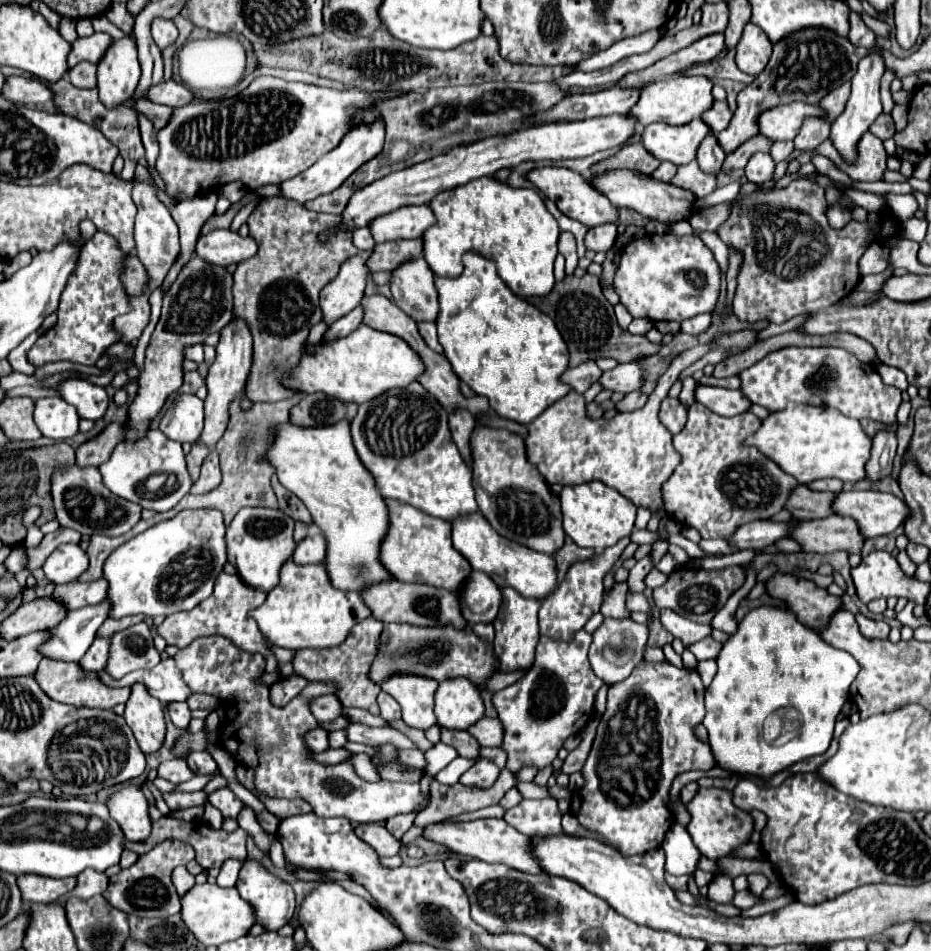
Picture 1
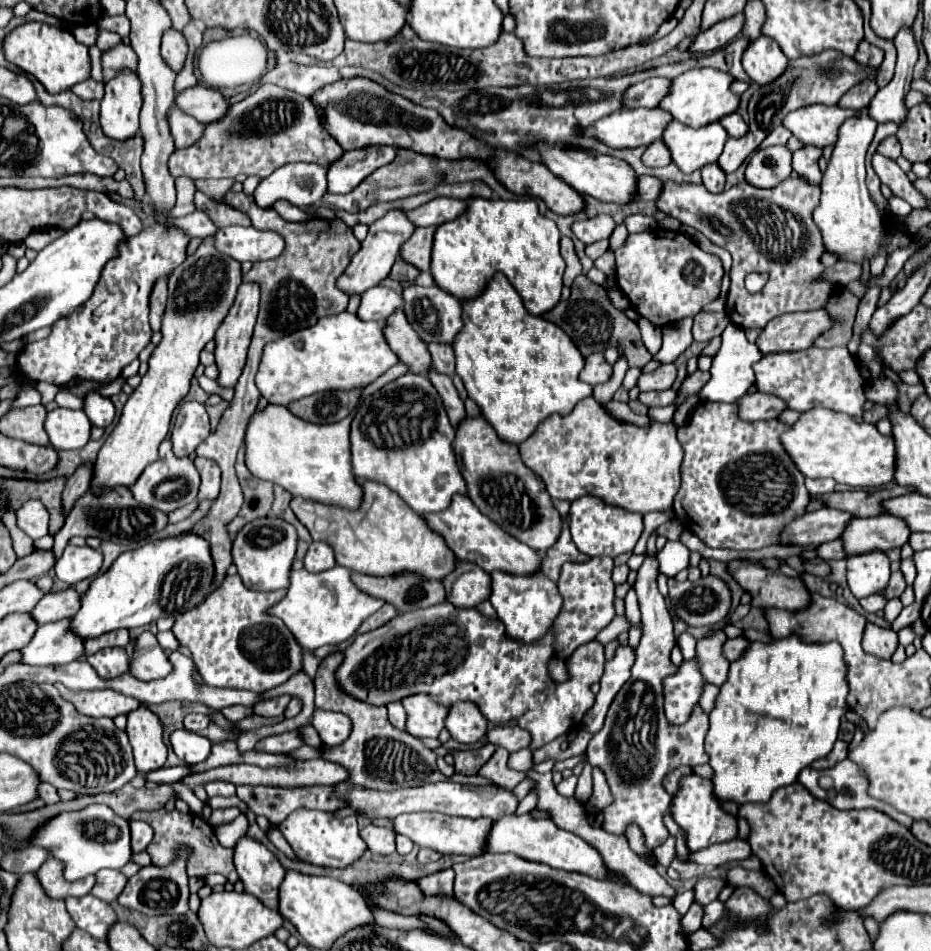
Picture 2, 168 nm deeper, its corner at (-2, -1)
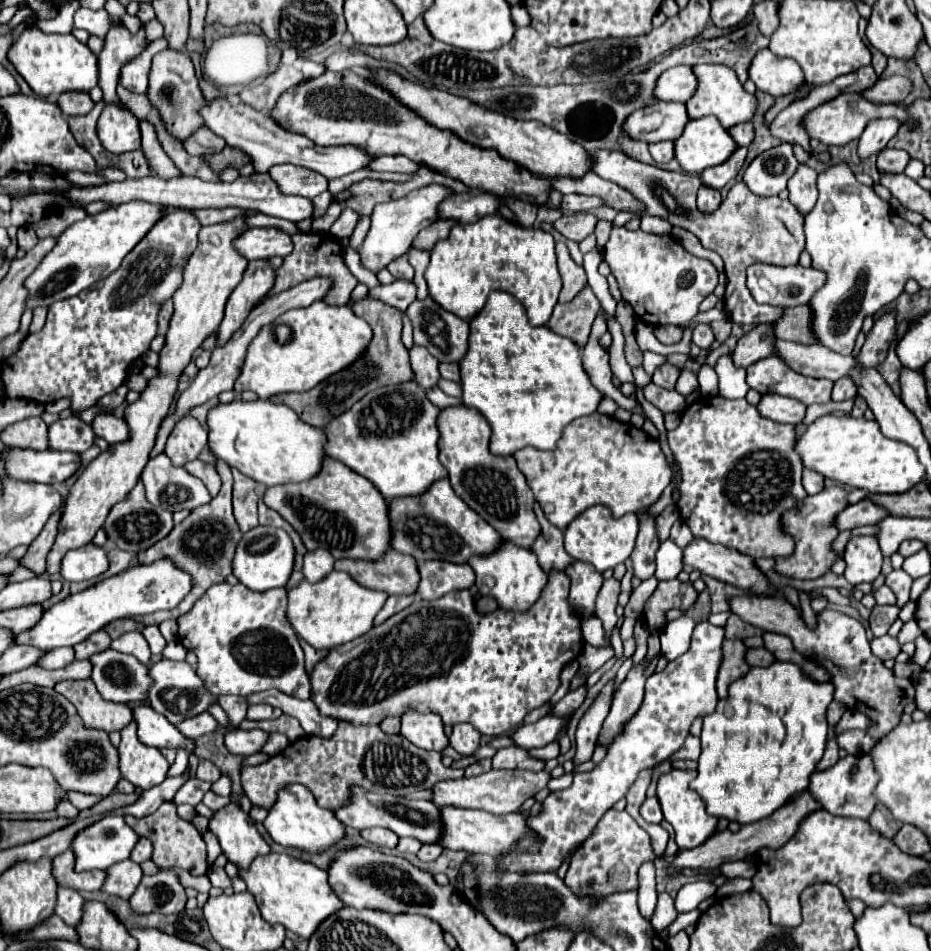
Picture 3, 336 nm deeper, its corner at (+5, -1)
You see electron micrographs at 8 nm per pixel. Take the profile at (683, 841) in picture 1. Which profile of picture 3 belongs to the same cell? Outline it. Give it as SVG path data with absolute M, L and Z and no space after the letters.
M648 798L644 804L642 804L642 810L640 810L642 818L646 822L654 822L654 824L660 824L662 822L662 810L660 810L660 802L656 798Z

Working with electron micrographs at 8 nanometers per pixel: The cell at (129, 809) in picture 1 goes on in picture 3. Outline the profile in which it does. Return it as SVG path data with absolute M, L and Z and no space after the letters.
M140 836L140 840L136 842L136 846L134 846L134 850L132 850L132 854L130 854L130 860L134 860L134 862L144 862L144 860L148 860L150 858L150 854L152 854L152 842L148 840L148 838L144 838L144 836Z

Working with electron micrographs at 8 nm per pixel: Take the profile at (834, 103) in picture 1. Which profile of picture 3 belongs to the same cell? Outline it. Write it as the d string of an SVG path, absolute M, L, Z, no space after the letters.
M890 76L890 78L878 78L876 84L862 92L862 98L868 98L872 104L882 102L902 102L904 96L910 90L910 80L904 76Z

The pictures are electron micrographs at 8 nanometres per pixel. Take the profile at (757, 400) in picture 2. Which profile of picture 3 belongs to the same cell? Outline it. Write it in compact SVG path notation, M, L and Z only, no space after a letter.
M766 394L760 398L756 410L760 416L770 418L774 422L788 422L788 424L800 424L806 412L806 406L794 398L778 396L778 394Z

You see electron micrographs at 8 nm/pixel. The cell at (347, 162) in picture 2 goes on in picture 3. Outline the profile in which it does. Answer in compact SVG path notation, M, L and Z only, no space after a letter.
M376 156L370 160L370 164L366 166L368 170L376 170L376 172L404 172L404 174L412 174L414 170L418 170L418 164L412 160L406 160L404 156Z

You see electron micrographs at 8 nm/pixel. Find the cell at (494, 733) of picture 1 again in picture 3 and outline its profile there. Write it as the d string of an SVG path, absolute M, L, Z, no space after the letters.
M546 716L540 722L534 724L522 724L514 730L514 734L510 734L512 742L518 748L530 750L530 748L538 748L538 746L546 746L550 742L556 740L556 734L562 726L568 724L568 718L558 718L558 716Z

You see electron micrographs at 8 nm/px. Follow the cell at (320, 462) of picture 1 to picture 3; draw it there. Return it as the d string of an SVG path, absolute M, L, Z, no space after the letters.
M234 400L230 404L218 404L216 408L212 408L208 412L208 446L210 446L210 450L218 458L228 462L228 466L238 468L244 476L254 478L256 482L260 482L268 488L278 486L278 484L296 484L296 482L314 478L322 470L324 456L326 456L326 450L324 450L326 442L328 442L328 438L322 428L302 422L298 418L298 414L294 414L294 410L290 410L284 404L262 402L262 400L254 400L254 402Z

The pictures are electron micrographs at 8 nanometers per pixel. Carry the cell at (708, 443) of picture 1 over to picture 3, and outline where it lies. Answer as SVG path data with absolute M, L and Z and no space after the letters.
M720 396L700 398L682 412L682 422L676 430L668 432L670 450L682 470L682 484L678 488L678 512L688 524L694 538L708 540L734 548L740 554L752 558L784 558L794 552L794 538L784 532L782 516L786 510L804 502L806 490L802 490L802 460L794 454L796 426L778 424L762 418L752 404L742 400L726 400Z

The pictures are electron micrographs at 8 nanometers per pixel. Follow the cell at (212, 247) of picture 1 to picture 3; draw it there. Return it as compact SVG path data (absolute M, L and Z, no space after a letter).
M248 228L234 238L234 250L246 260L284 258L292 250L292 240L278 228Z

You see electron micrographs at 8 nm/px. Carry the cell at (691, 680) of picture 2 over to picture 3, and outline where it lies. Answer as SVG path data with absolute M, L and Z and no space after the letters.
M710 622L696 624L688 652L684 652L682 656L672 660L662 672L656 672L646 680L646 696L642 710L638 710L638 714L626 724L622 734L614 740L614 746L608 748L608 754L602 760L602 764L592 772L574 774L574 782L570 788L550 792L550 796L544 800L542 816L540 814L530 816L530 828L536 832L538 838L544 840L542 850L538 854L530 854L528 846L532 840L522 840L518 854L498 858L502 862L502 868L506 870L520 868L528 872L538 872L538 870L556 872L566 852L580 846L594 830L598 818L602 818L602 814L610 810L614 802L624 798L626 790L632 786L638 772L656 766L682 746L694 718L706 716L716 708L718 702L716 674L718 674L718 660L722 660L720 656L722 640L724 640L722 626L714 626Z

